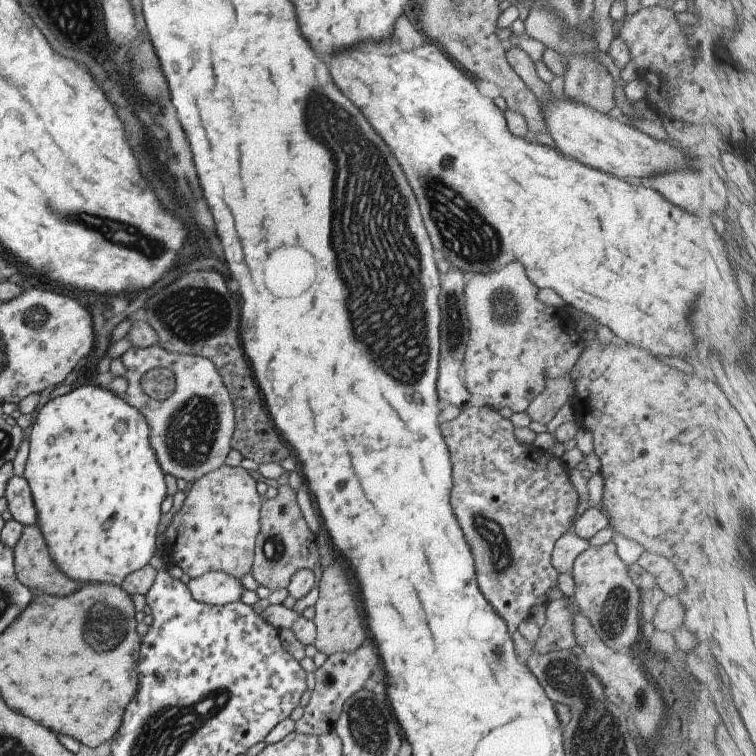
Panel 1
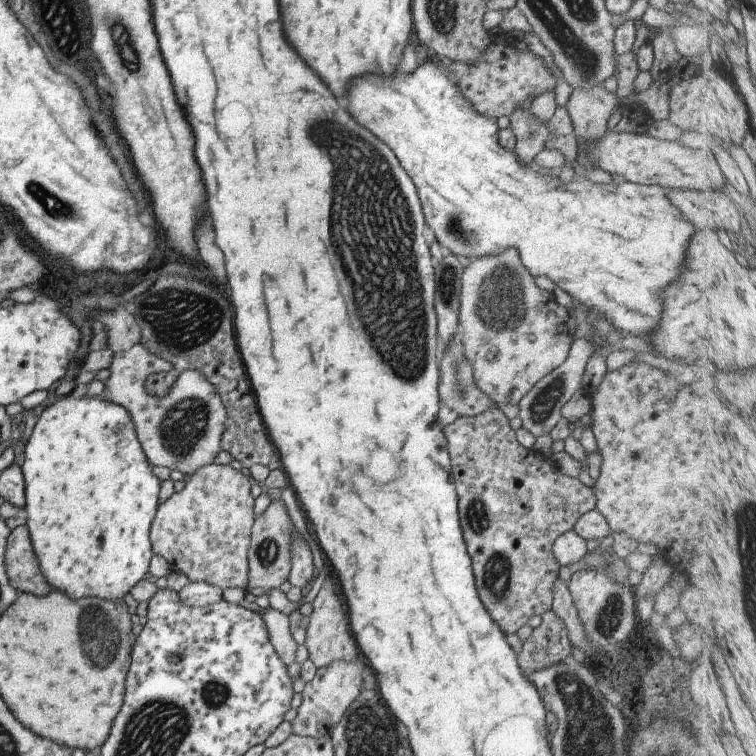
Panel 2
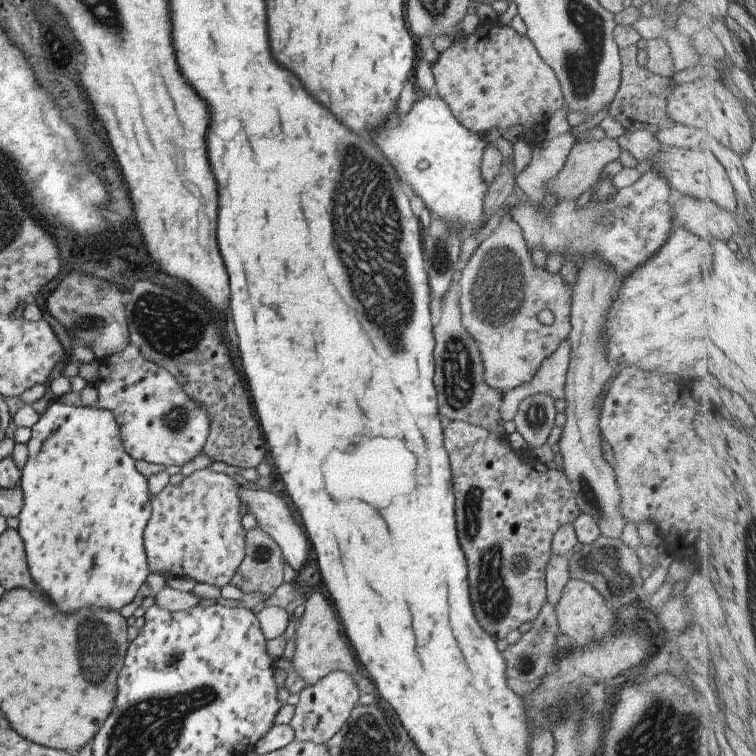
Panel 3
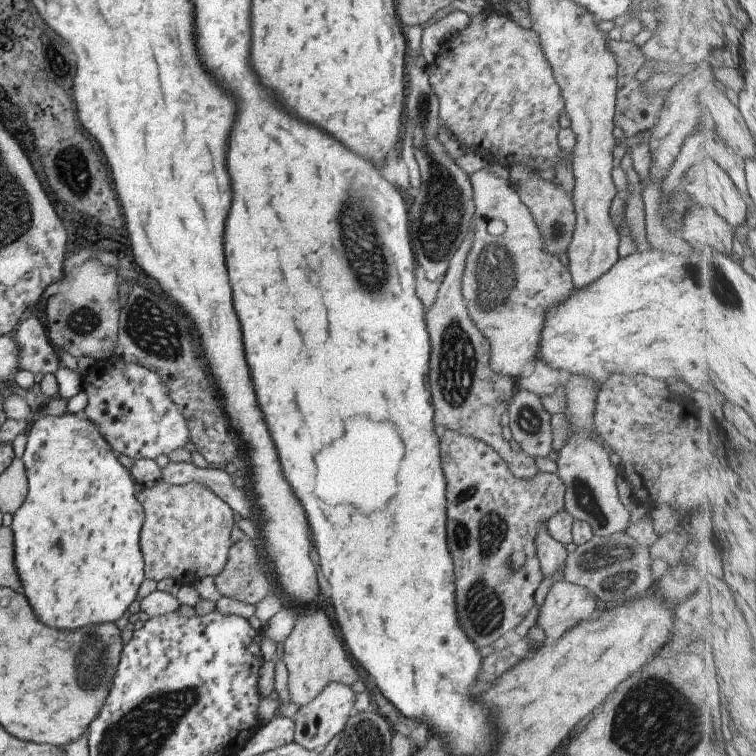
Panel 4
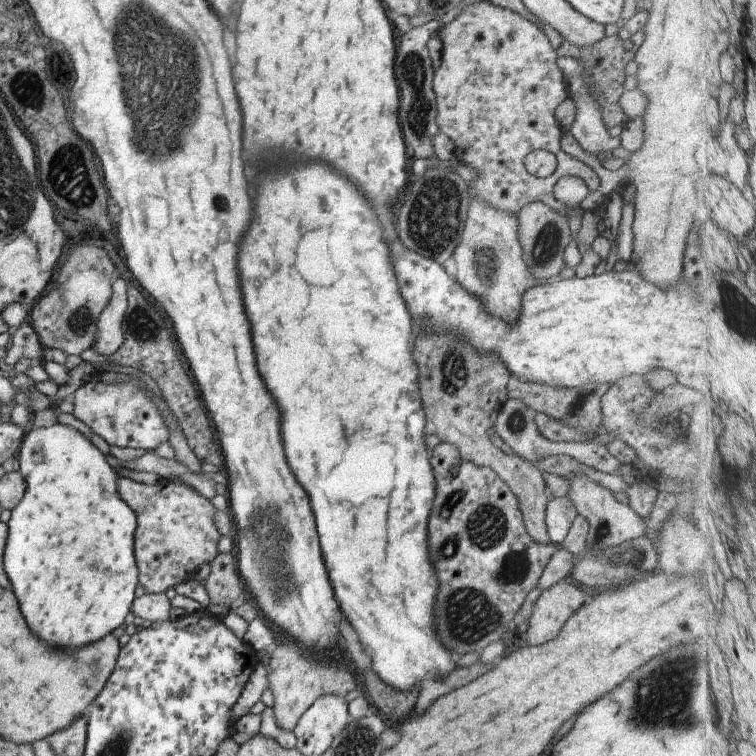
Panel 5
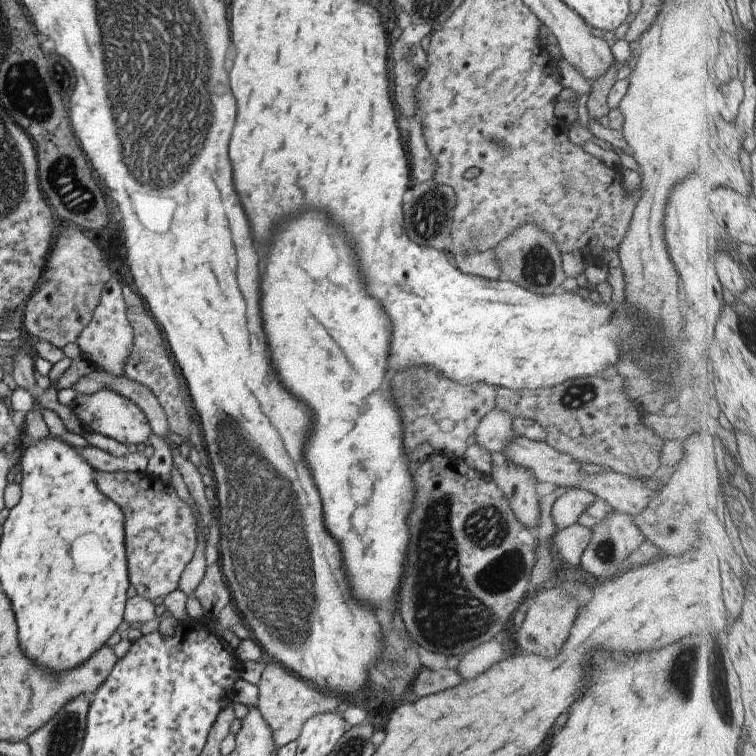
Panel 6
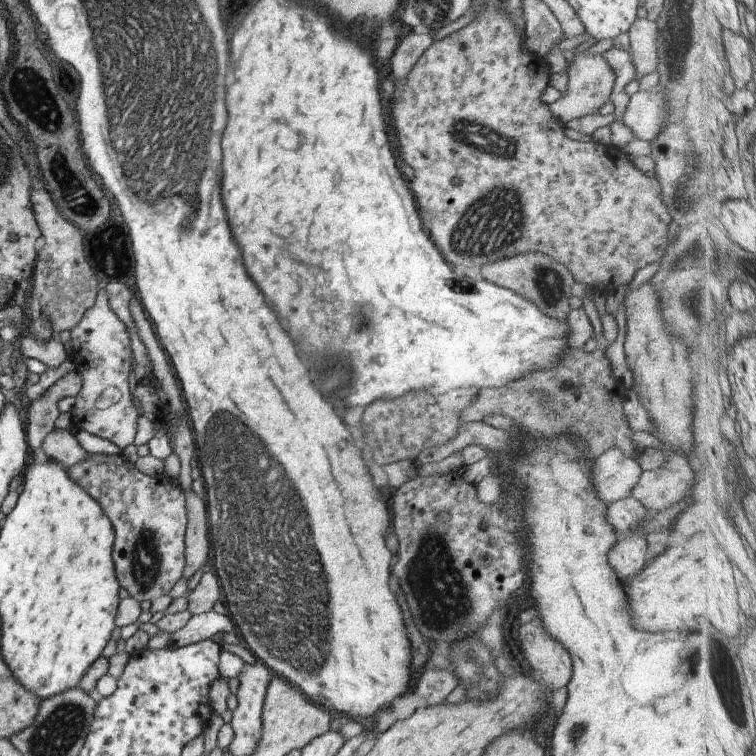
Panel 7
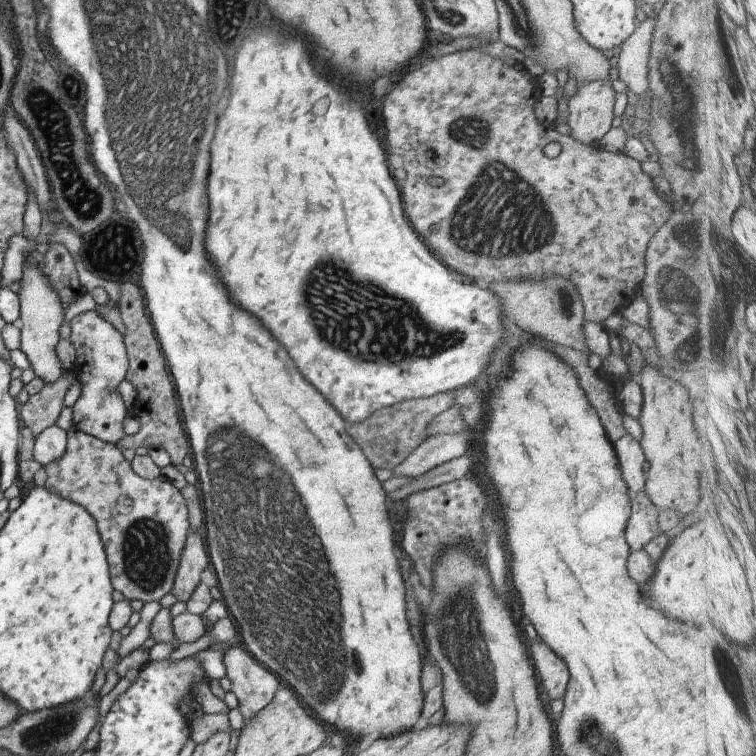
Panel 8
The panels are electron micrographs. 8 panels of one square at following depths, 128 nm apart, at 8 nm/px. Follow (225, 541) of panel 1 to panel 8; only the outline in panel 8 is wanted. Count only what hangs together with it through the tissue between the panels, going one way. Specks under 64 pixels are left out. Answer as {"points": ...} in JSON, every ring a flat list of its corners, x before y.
{"points":[[71,428,66,431,68,444,60,460,54,460,44,466,46,481,44,488,50,492,80,504,90,512,96,522,100,522,100,534,104,542,104,550,110,562,112,584,126,599,142,600,142,602,158,602,170,593,182,560,182,552,186,546,186,538,190,529,189,510,181,490,174,487,162,476,154,480,143,479,132,468,131,462,115,444,101,440]]}

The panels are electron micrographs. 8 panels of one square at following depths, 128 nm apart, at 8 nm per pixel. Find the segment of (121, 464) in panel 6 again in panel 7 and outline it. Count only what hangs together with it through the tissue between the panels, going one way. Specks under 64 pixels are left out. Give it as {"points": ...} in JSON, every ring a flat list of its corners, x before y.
{"points":[[55,429,44,438,40,446,48,460,54,460,69,469,74,464,86,460,88,452,78,443,74,431,68,429]]}

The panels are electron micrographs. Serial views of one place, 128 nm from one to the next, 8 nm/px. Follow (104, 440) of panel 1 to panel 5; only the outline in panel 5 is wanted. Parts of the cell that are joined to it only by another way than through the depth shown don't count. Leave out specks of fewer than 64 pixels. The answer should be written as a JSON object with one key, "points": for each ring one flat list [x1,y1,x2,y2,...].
{"points":[[56,423,50,427,27,429,17,455,20,462,19,473,24,479,25,490,18,506,11,510,11,518,7,522,8,536,4,556,2,556,2,566,4,566,6,576,10,578,10,589,18,599,20,610,22,610,28,626,32,628,34,634,42,636,42,640,46,640,50,644,58,644,58,646,82,646,82,644,84,647,88,646,90,642,96,642,96,640,108,636,115,628,121,626,136,598,134,590,138,586,138,565,134,552,134,532,138,525,138,517,134,514,134,509,118,496,118,474,108,464,106,456,92,444,88,436,84,436,82,432,78,432,72,426]]}

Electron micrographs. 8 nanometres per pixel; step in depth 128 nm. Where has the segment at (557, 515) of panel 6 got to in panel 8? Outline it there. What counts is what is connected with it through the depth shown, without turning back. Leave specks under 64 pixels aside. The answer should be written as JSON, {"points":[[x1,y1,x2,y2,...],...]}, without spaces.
{"points":[[626,432,622,438,613,443,618,464,626,482,631,500,643,490,646,474,642,471,645,462,644,451,638,441]]}

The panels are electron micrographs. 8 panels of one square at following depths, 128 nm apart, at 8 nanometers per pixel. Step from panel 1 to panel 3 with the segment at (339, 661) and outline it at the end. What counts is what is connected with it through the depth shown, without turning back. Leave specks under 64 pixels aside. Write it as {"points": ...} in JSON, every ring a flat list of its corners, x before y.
{"points":[[342,670,330,672,314,686,305,686,299,693,299,702,295,705,294,716,289,722,294,729,295,739,298,742,326,743,344,726,344,722,357,705,359,695,356,681]]}

